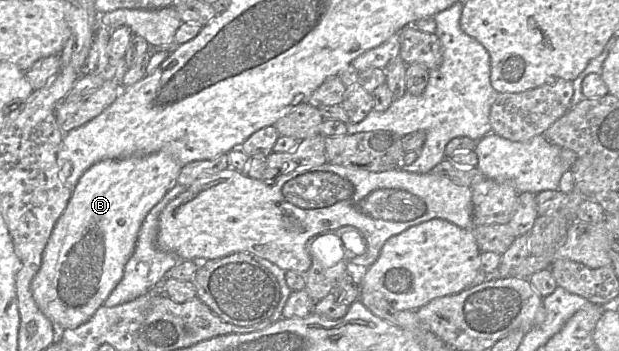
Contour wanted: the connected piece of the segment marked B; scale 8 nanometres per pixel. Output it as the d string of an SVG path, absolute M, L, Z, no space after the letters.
M166 152L102 160L91 166L74 187L42 254L41 266L31 282L33 298L58 330L76 328L103 305L121 280L140 228L150 210L177 184L182 164Z

